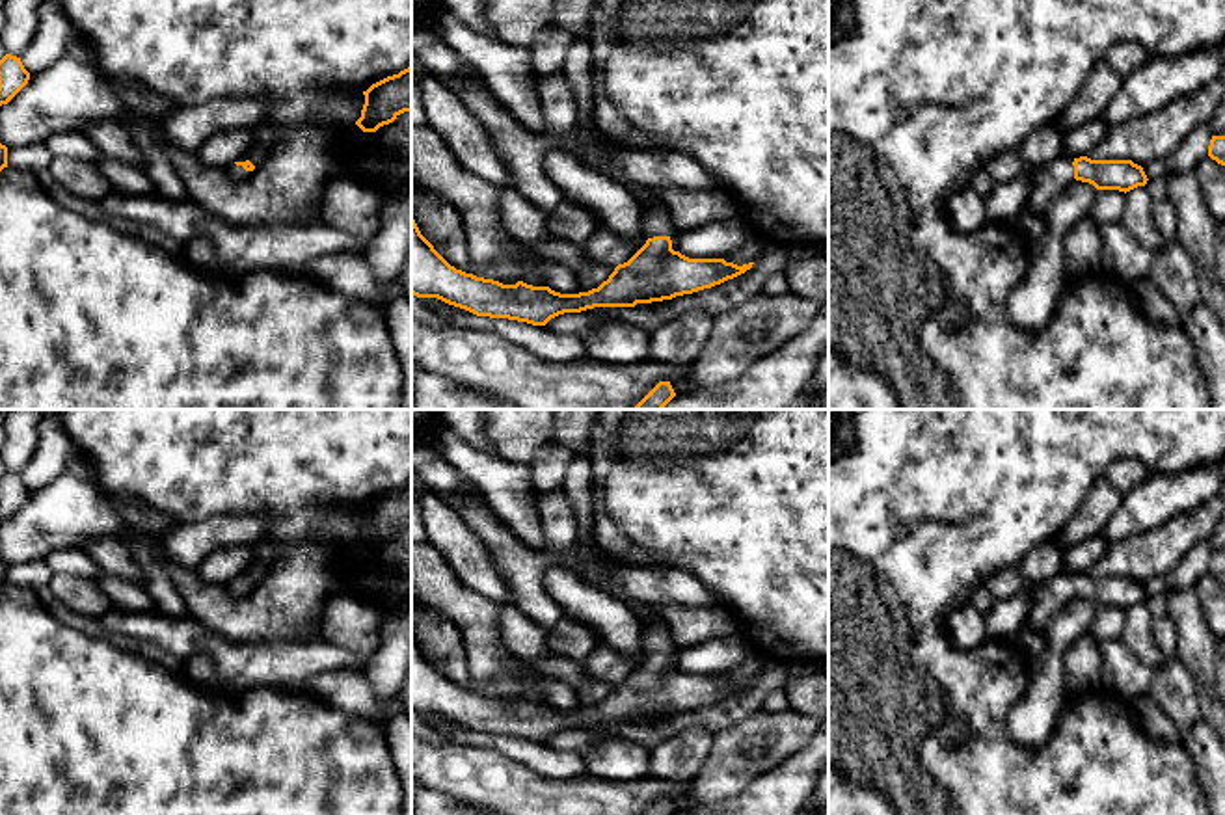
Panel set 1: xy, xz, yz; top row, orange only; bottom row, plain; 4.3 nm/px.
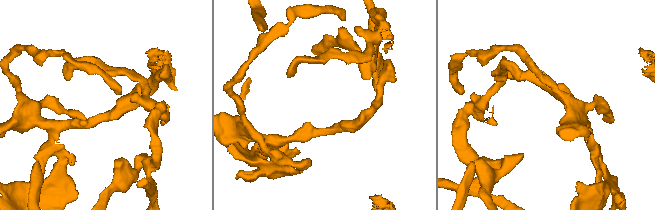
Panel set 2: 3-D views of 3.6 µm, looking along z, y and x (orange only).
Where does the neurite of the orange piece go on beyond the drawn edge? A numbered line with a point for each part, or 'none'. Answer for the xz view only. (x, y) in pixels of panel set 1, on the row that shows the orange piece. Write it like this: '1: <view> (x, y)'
1: xz (654, 222)

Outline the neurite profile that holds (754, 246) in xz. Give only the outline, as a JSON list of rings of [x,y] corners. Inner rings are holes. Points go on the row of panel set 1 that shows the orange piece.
[[[752,231],[748,240],[741,247],[724,255],[722,259],[726,262],[743,266],[743,264],[754,262],[758,257],[761,257],[765,251],[765,246],[767,246],[767,240]]]

